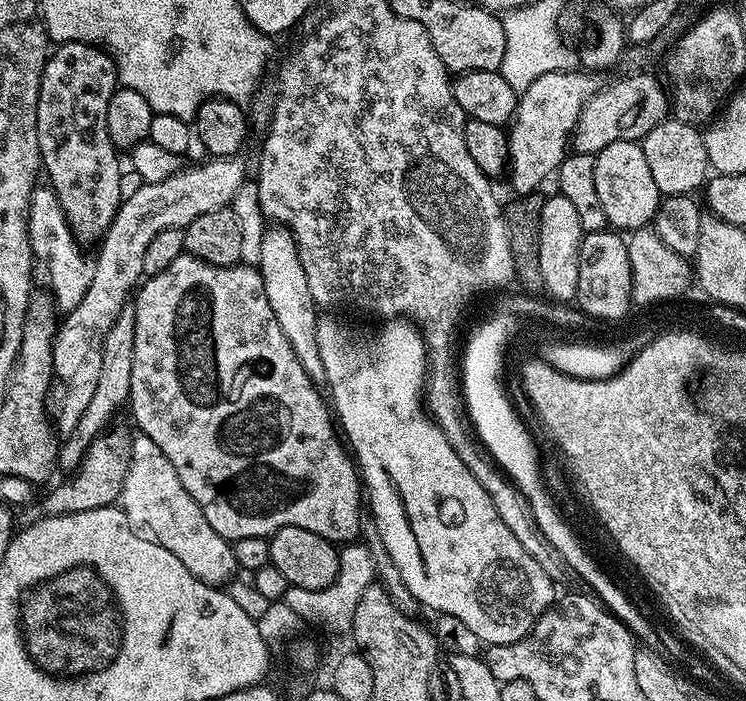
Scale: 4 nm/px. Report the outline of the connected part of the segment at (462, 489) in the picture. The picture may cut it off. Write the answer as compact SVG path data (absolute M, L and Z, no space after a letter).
M324 314L317 319L318 350L322 353L324 380L326 385L328 384L327 391L330 393L331 405L338 417L338 424L346 439L347 447L358 465L362 484L366 489L367 507L368 504L372 507L372 516L376 519L375 535L379 536L380 541L386 546L394 566L398 566L398 574L402 574L402 582L406 582L406 590L410 590L413 601L417 605L425 604L426 607L433 608L433 613L436 614L454 614L454 618L458 618L463 624L470 626L470 630L474 630L474 634L478 634L478 638L485 645L518 642L532 631L536 619L547 608L552 607L554 581L548 577L546 570L542 570L542 566L538 566L538 562L534 562L534 558L530 558L530 554L526 554L526 550L522 550L518 538L514 538L514 534L510 534L506 522L502 522L502 518L498 516L494 502L490 502L490 494L486 494L486 490L482 490L482 482L478 482L478 478L474 478L474 474L470 474L470 470L466 468L466 462L462 462L462 458L458 458L458 454L454 454L454 446L450 446L450 442L446 442L446 434L442 434L440 427L429 416L423 394L428 374L428 351L419 328L407 318L388 318L381 323L384 324L381 328L367 332L364 328L351 328L350 325L343 324L336 316L339 315Z

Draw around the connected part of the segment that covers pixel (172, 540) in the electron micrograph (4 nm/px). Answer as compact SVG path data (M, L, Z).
M138 432L132 437L127 474L123 482L120 507L130 522L131 529L139 536L147 535L170 550L180 561L194 542L204 542L204 534L198 534L198 526L211 528L210 522L182 486L177 471L162 450L148 435Z

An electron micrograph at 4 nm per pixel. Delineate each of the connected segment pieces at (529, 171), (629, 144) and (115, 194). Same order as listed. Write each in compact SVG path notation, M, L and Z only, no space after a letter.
M573 70L564 72L554 72L544 74L526 86L524 91L519 93L516 101L516 114L510 121L510 127L507 129L508 134L508 166L507 171L512 172L513 193L527 194L535 192L541 186L544 179L551 177L564 157L570 152L570 137L572 131L576 128L578 118L590 102L594 93L600 91L602 80L599 80L597 73L592 70Z
M635 140L610 142L610 146L595 153L595 158L594 186L598 190L602 207L606 209L609 225L616 230L651 225L655 221L662 197L658 186L654 186L654 177L650 174L650 165L646 162L643 147Z
M70 40L59 45L51 53L42 70L42 82L38 90L38 146L43 171L48 172L47 183L56 191L64 213L68 215L68 224L72 227L76 239L81 242L95 241L107 232L116 211L120 208L120 160L118 150L110 138L106 126L107 108L110 98L116 93L118 77L116 62L103 47L89 44L83 40Z

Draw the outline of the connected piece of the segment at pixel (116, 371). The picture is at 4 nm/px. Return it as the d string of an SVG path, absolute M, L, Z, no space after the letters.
M129 306L114 318L114 326L106 334L106 342L102 342L102 375L98 377L98 386L94 389L94 398L86 406L78 426L72 433L63 437L58 448L59 467L74 470L82 462L88 447L96 436L102 435L113 423L116 411L127 405L130 400L130 374L134 370L134 322L136 321L135 307Z

